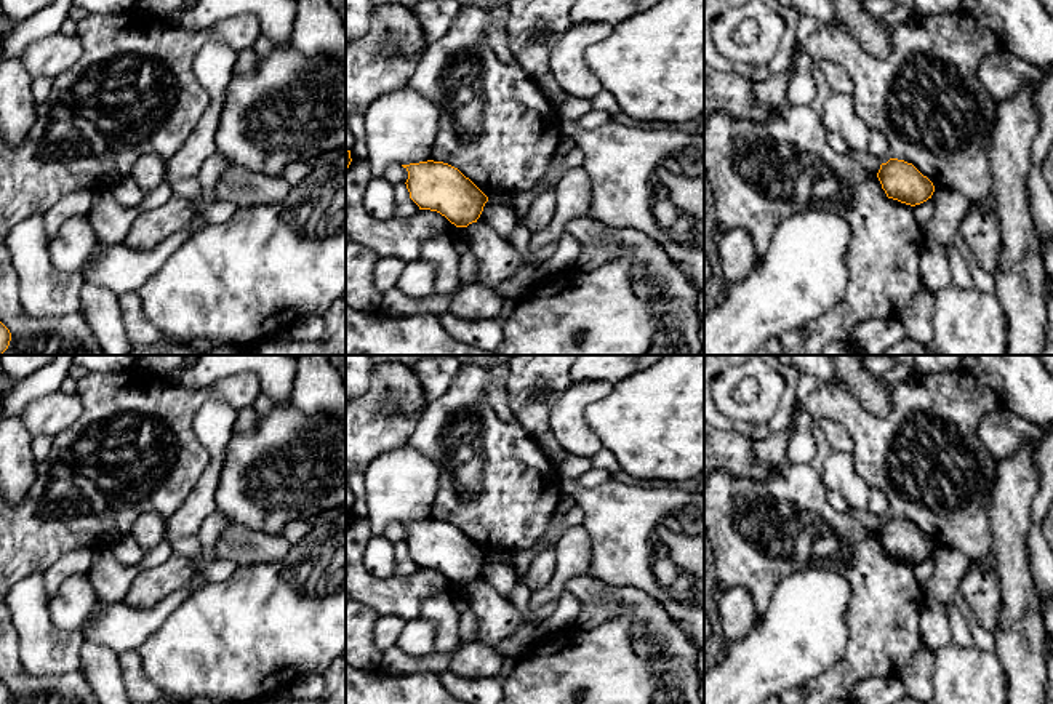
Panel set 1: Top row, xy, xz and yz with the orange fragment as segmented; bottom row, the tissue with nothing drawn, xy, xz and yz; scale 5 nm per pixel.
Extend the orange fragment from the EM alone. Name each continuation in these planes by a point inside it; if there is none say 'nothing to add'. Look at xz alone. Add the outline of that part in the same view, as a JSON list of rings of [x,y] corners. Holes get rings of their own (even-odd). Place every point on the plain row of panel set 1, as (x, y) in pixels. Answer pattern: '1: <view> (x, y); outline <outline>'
nothing to add

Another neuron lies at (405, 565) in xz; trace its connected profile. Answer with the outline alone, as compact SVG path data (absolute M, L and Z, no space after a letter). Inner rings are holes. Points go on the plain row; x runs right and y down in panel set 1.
M395 542L395 576L410 576L419 570L419 565L410 557L406 542Z

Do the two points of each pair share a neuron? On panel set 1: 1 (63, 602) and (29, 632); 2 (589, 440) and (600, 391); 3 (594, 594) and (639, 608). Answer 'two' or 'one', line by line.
1: two
2: one
3: one

